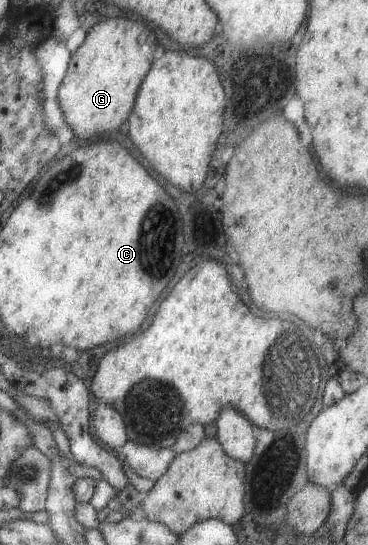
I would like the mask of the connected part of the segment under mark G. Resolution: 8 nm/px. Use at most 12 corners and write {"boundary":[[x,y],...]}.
{"boundary":[[105,19],[58,90],[78,143],[131,117],[157,35]]}

